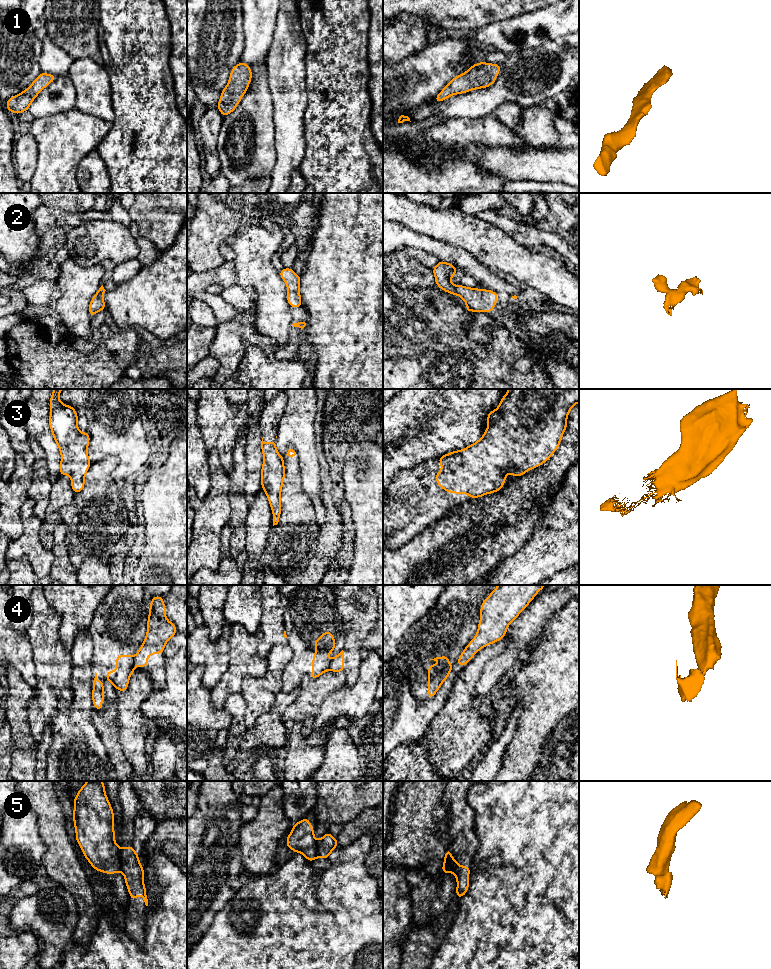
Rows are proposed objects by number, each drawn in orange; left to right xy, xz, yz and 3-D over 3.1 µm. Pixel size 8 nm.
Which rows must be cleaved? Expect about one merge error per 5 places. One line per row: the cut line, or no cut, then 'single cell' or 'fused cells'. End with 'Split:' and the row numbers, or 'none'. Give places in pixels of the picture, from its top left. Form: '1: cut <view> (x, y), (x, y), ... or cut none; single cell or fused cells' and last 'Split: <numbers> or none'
1: cut none; single cell
2: cut none; single cell
3: cut none; single cell
4: cut xz (328, 665), (329, 669); fused cells
5: cut xy (119, 848), (120, 870); fused cells
Split: 4, 5

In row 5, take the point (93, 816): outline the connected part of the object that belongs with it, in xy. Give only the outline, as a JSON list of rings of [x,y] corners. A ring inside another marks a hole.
[[[87,781],[73,803],[76,841],[84,857],[99,872],[119,872],[120,847],[115,843],[114,813],[104,783]]]

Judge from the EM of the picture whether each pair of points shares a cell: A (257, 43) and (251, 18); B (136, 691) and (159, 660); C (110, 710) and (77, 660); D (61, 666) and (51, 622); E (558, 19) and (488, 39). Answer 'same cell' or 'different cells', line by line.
A: same cell
B: different cells
C: different cells
D: same cell
E: same cell

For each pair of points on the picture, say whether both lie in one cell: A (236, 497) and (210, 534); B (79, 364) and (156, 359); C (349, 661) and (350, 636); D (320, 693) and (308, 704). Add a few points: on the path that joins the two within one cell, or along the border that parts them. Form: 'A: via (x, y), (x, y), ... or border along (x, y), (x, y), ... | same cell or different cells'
A: border along (231, 488), (228, 493), (230, 510) | different cells
B: via (98, 364), (117, 364), (123, 358), (137, 358) | same cell
C: via (350, 655), (350, 642) | same cell
D: via (317, 695), (311, 701) | same cell

